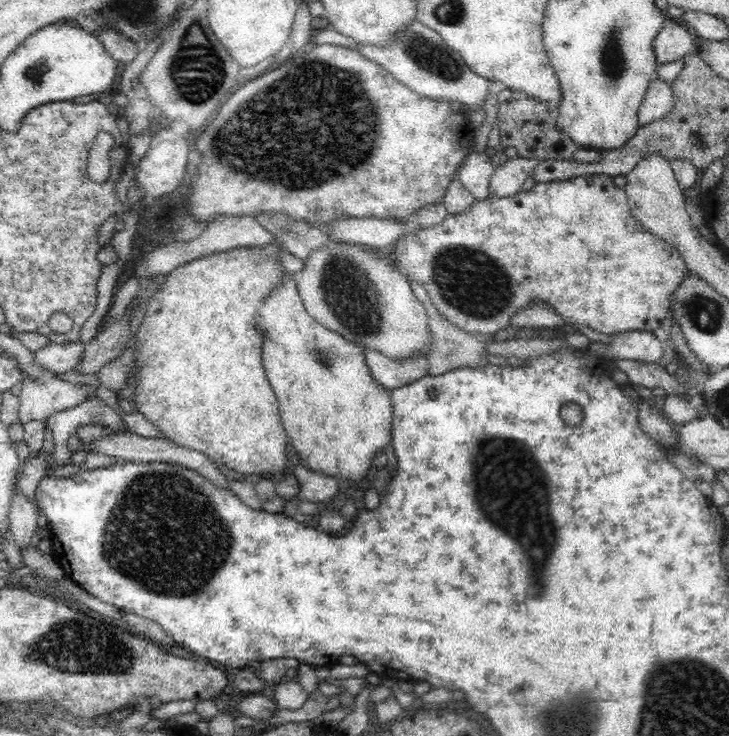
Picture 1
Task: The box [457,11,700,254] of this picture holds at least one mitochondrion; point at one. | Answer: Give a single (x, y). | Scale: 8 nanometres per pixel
(611, 59)

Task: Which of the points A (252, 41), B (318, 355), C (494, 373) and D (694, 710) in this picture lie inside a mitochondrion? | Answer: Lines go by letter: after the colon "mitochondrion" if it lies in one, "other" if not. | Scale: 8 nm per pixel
A: other
B: mitochondrion
C: other
D: mitochondrion

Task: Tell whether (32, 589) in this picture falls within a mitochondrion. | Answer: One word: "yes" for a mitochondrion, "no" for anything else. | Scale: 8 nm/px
no

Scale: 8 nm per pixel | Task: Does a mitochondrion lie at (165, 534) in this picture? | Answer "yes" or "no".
yes

